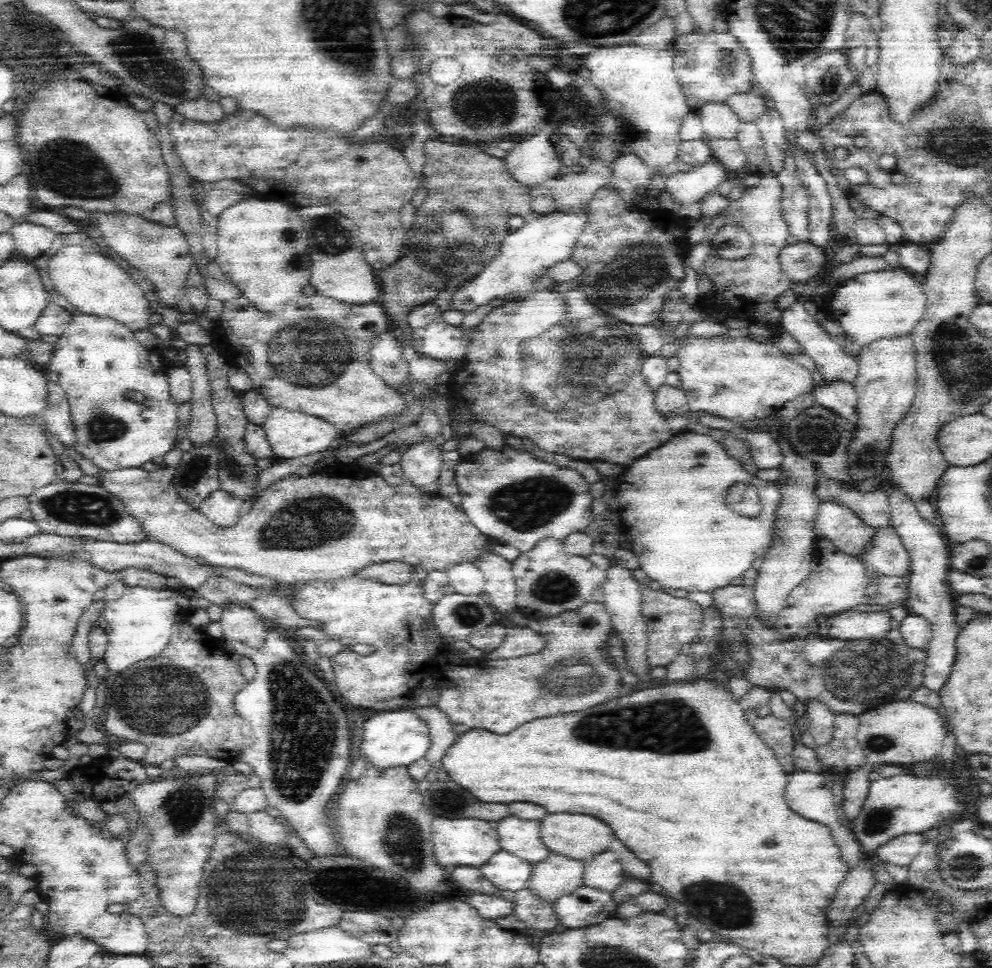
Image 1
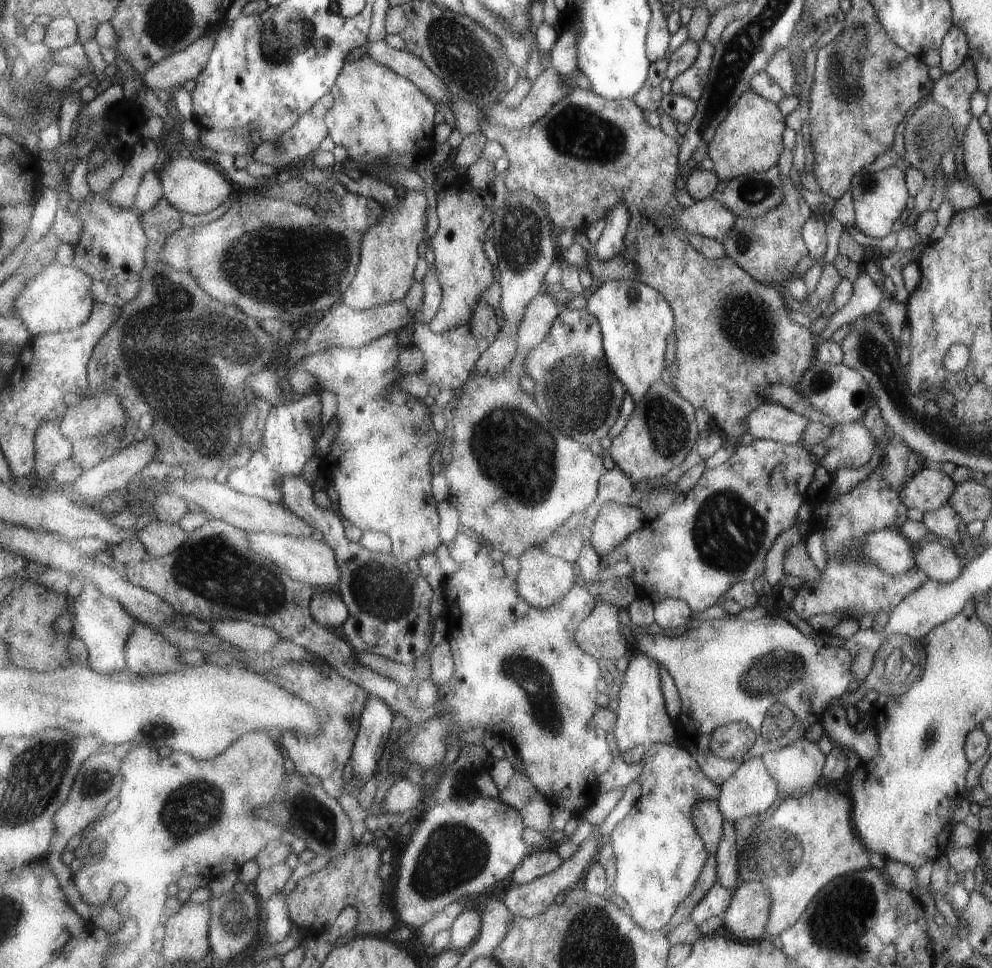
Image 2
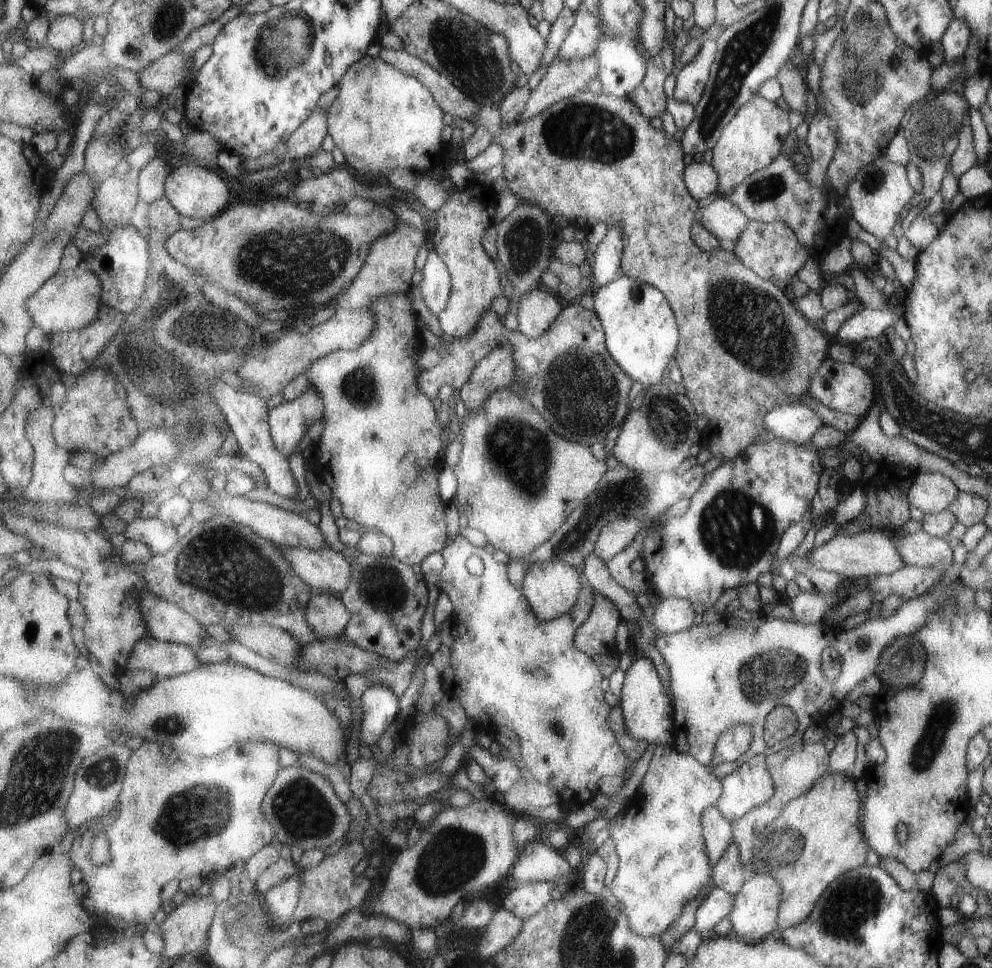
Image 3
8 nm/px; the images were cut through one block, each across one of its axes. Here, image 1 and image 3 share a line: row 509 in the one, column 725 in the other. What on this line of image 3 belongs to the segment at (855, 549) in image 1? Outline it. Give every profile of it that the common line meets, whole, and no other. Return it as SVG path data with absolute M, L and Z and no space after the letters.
M711 806L703 812L703 828L705 828L705 840L707 840L707 852L711 854L711 864L717 866L717 862L727 854L727 848L733 840L733 828L731 822L723 816L719 806Z

